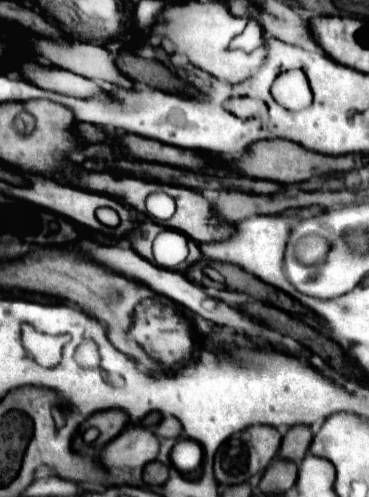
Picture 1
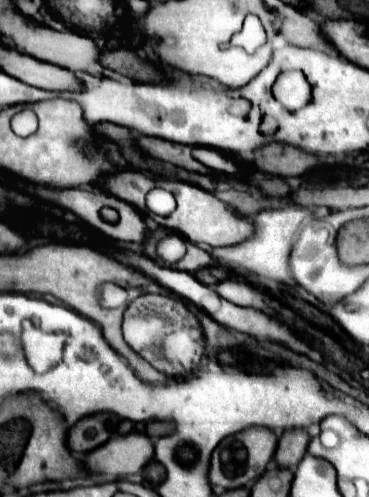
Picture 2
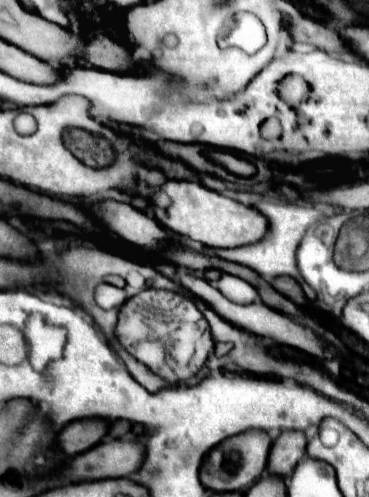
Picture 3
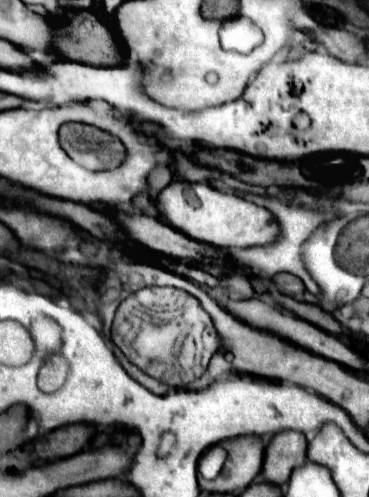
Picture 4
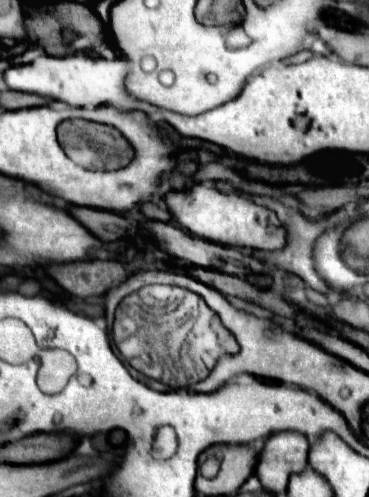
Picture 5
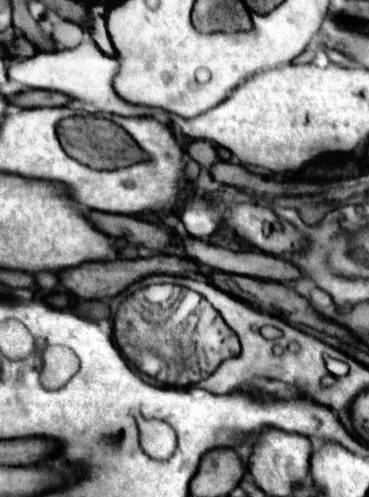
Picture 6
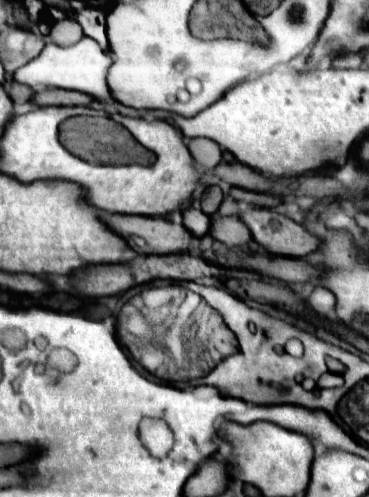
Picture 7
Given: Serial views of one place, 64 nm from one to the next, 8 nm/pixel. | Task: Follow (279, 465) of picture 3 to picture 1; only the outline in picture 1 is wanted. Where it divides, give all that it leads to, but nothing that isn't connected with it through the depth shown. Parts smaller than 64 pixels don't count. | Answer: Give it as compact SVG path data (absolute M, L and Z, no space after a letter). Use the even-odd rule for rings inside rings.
M300 424L300 426L292 426L288 430L288 434L282 438L282 448L280 448L280 454L296 464L300 464L300 460L306 456L310 444L312 444L312 430L310 426L306 424Z

